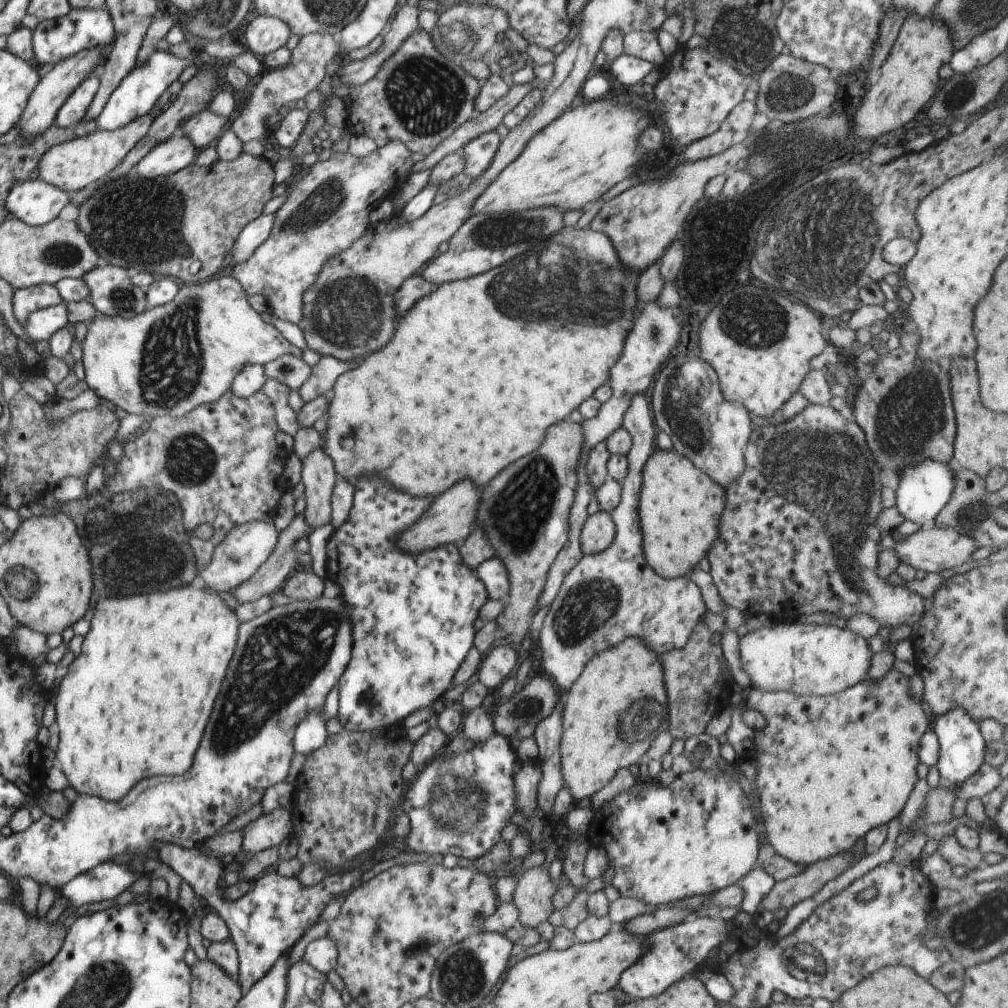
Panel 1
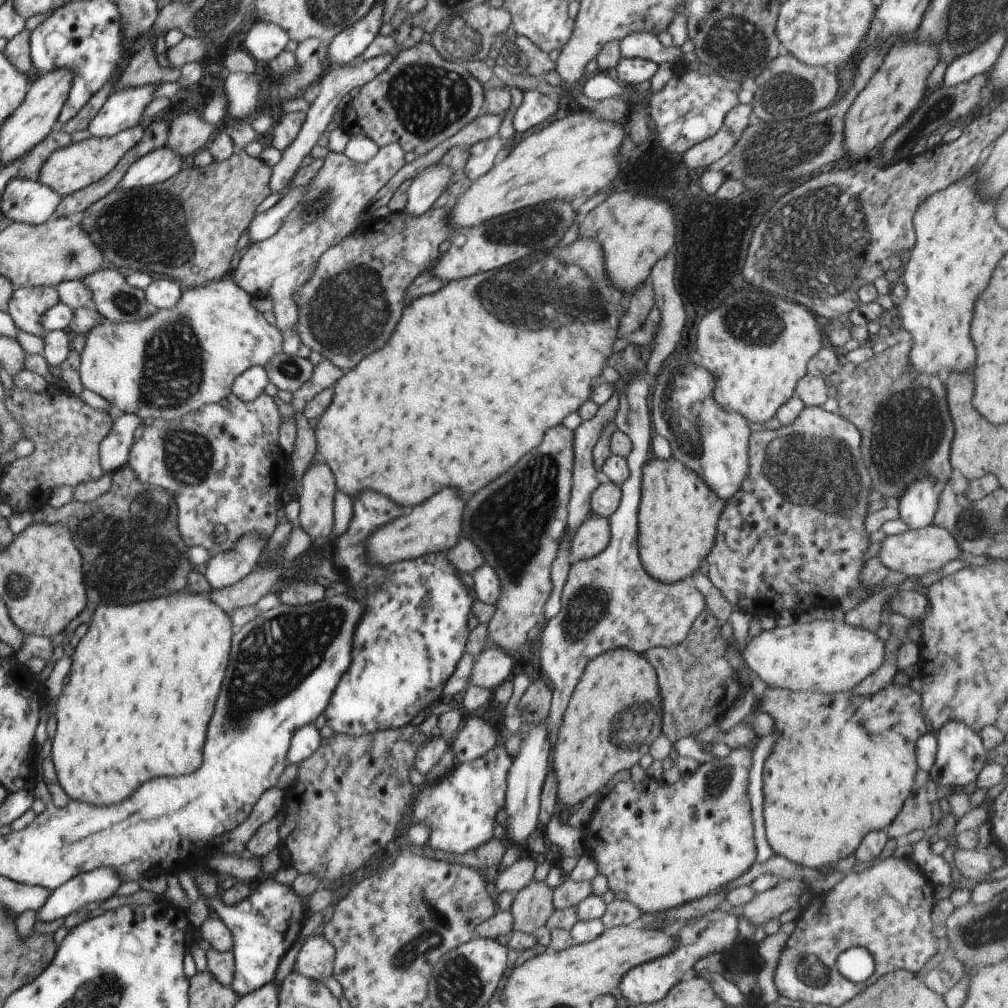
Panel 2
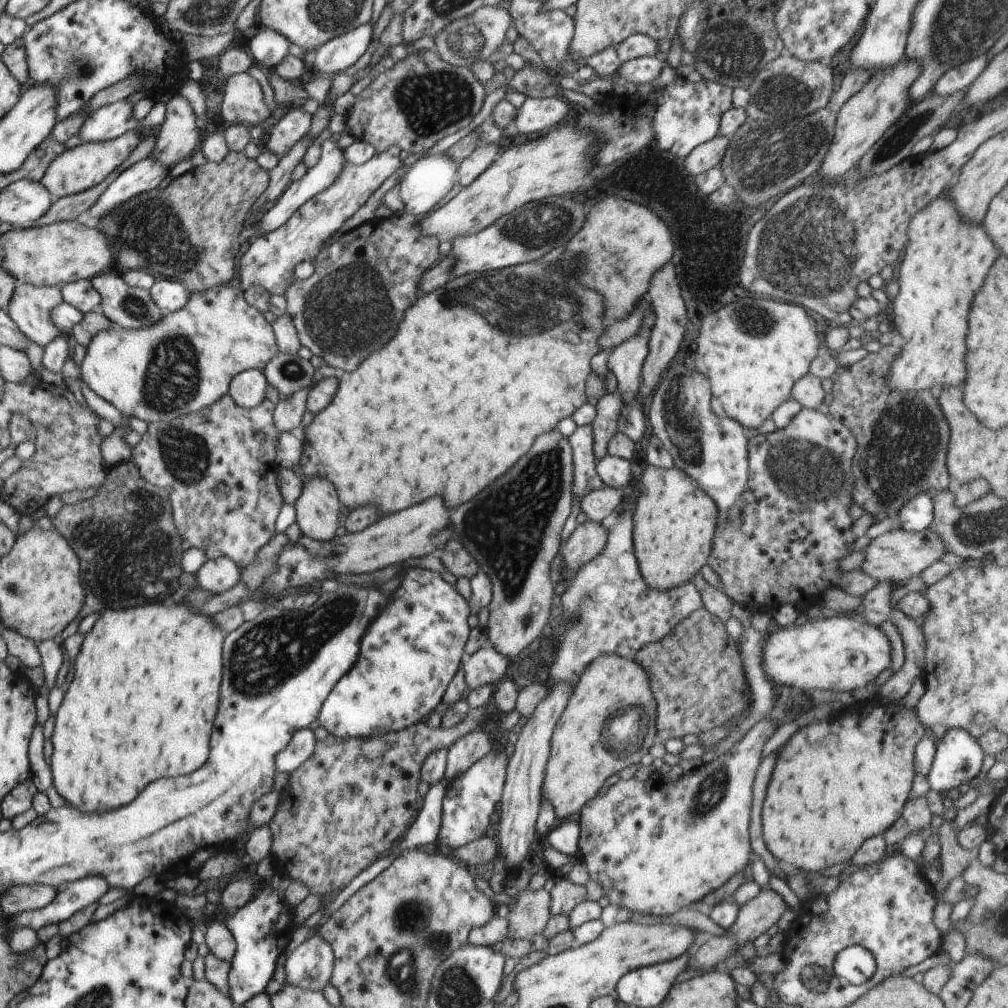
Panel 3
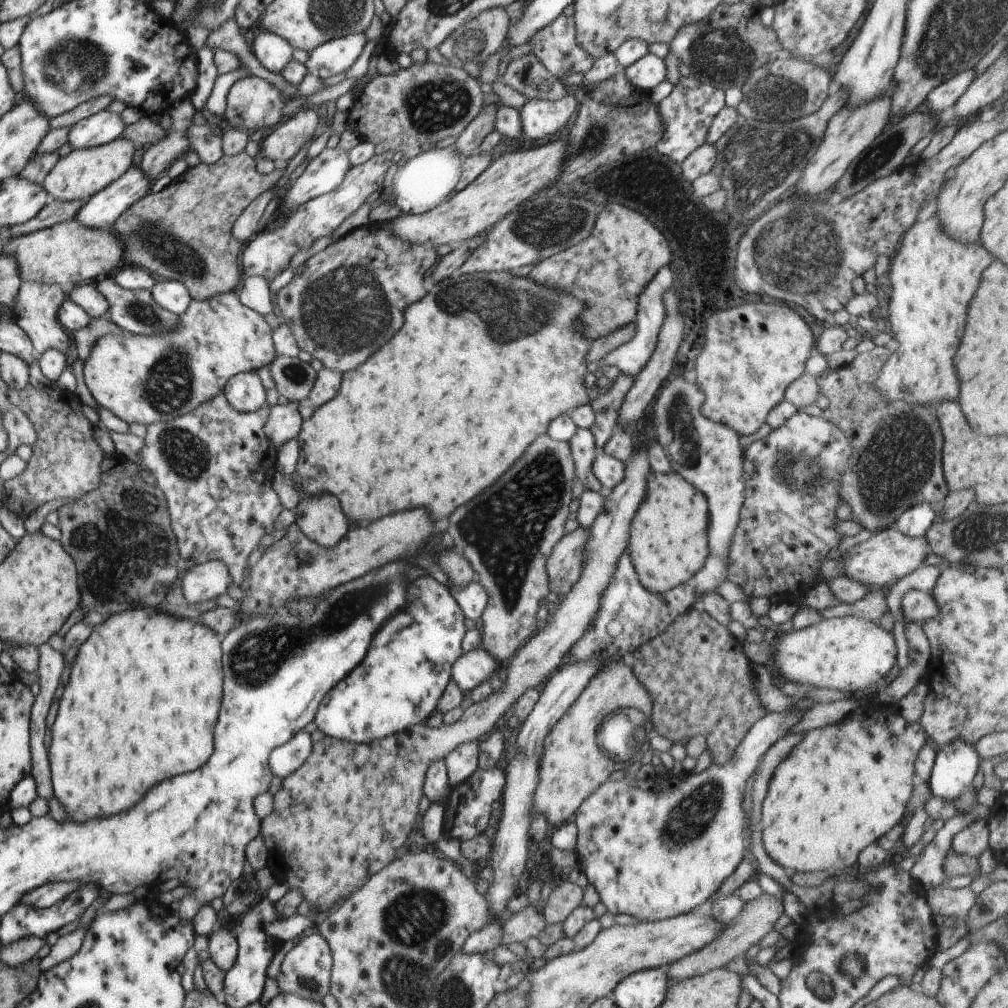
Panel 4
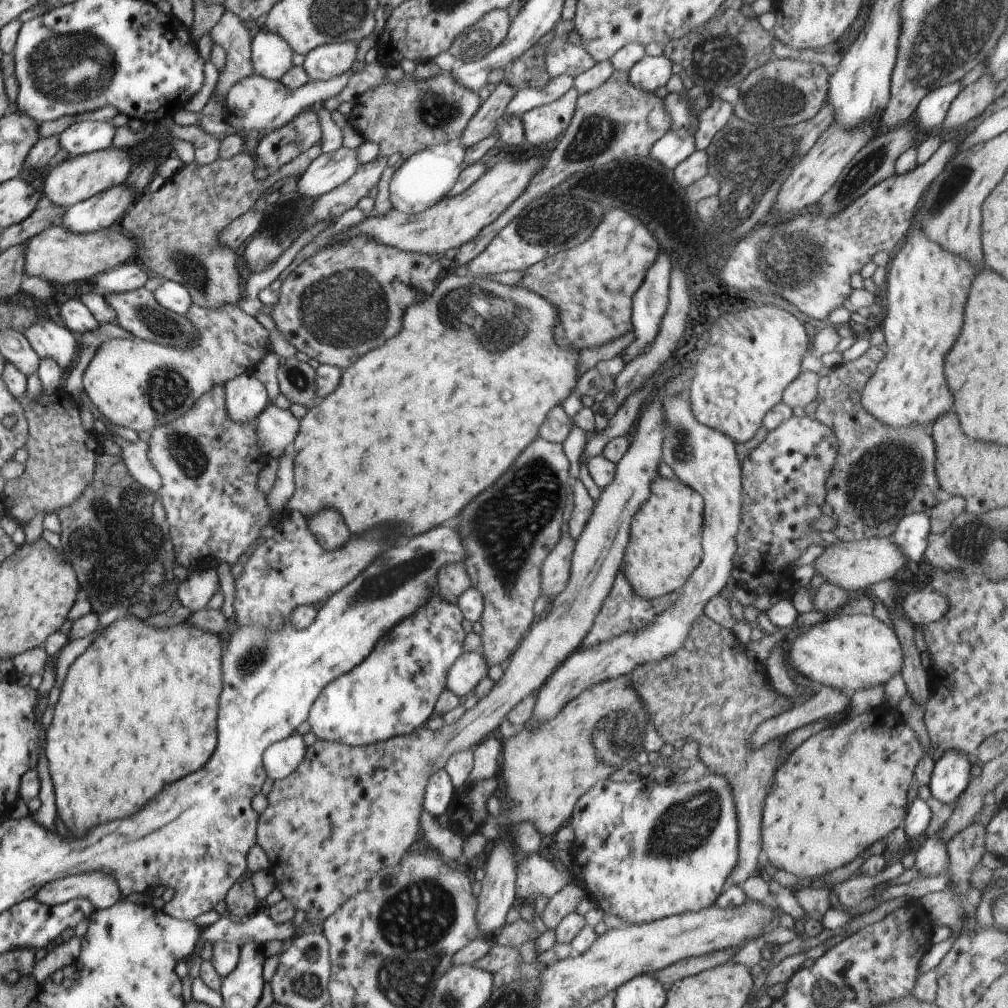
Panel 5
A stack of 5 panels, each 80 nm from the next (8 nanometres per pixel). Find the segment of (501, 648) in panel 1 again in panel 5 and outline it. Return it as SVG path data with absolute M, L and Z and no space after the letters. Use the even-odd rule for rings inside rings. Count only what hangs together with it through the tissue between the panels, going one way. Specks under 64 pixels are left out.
M481 650L462 653L448 669L446 686L462 700L472 694L475 686L487 676L489 664Z

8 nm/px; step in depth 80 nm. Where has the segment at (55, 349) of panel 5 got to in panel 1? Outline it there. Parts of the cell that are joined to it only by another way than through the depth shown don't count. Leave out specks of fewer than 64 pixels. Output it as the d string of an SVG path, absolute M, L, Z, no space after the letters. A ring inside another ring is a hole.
M41 284L26 287L13 294L13 311L17 321L23 326L26 317L35 310L59 305L64 302L56 285Z

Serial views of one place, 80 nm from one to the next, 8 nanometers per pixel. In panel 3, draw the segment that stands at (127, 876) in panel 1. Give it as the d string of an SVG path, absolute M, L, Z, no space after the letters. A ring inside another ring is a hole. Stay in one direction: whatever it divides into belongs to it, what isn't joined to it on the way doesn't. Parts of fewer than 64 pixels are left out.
M88 876L78 882L68 882L68 886L60 886L58 894L48 906L12 916L14 926L30 926L37 931L49 924L59 924L78 910L90 906L92 902L99 902L98 899L109 888L108 882L102 876Z

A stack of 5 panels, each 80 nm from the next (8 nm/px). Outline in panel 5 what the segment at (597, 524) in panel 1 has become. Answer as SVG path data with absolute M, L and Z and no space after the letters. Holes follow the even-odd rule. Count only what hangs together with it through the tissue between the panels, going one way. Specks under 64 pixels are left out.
M562 536L542 563L543 595L548 595L551 600L567 587L576 543L574 537Z

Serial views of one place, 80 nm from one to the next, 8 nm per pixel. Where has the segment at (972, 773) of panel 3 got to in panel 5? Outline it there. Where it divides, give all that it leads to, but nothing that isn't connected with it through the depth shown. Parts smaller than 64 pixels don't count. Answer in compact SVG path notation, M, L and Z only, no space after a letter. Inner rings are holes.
M952 749L946 751L936 762L931 774L929 788L932 797L954 802L969 785L972 765L964 753Z

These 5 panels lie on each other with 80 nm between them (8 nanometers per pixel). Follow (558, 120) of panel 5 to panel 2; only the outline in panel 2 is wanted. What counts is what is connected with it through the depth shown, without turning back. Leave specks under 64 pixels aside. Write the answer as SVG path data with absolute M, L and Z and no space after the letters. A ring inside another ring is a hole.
M528 90L524 92L522 103L512 118L512 126L515 132L528 132L550 120L557 110L558 102L552 97L537 90Z

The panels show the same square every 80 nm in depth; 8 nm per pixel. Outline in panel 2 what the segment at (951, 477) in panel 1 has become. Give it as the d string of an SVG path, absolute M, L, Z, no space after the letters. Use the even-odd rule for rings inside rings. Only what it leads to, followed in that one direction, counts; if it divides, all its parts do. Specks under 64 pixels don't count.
M924 477L912 481L899 498L900 518L910 529L921 529L933 524L938 510L939 496L936 477Z

